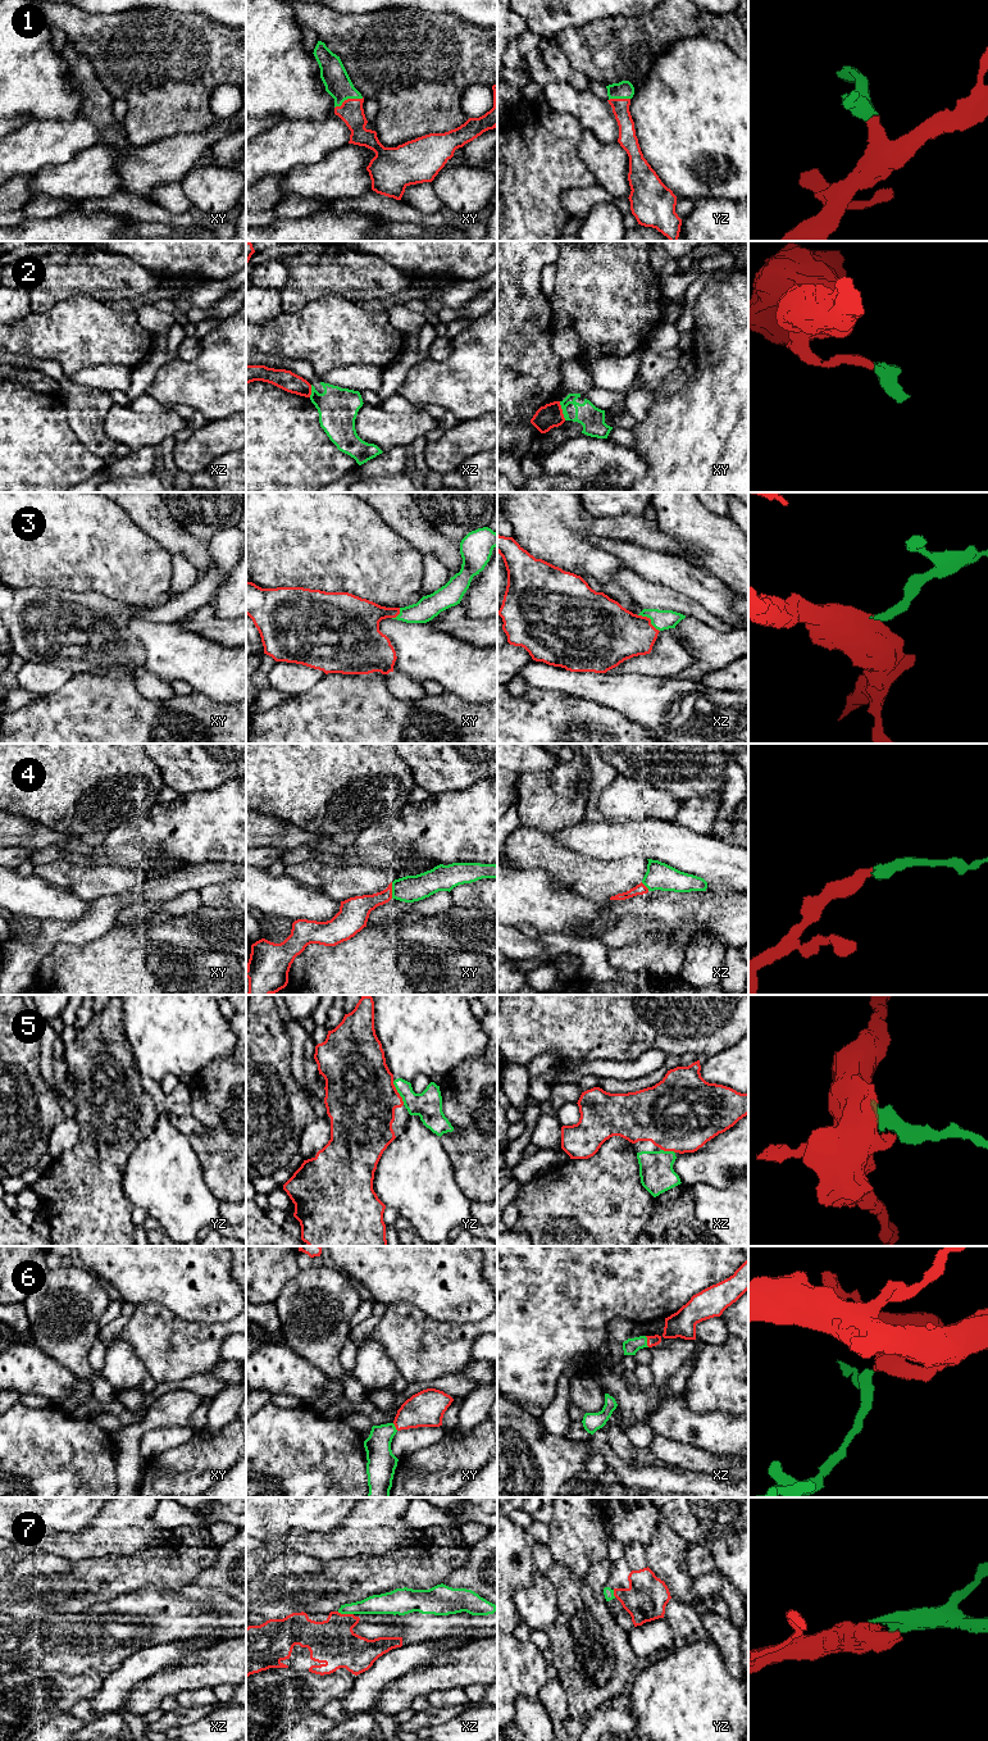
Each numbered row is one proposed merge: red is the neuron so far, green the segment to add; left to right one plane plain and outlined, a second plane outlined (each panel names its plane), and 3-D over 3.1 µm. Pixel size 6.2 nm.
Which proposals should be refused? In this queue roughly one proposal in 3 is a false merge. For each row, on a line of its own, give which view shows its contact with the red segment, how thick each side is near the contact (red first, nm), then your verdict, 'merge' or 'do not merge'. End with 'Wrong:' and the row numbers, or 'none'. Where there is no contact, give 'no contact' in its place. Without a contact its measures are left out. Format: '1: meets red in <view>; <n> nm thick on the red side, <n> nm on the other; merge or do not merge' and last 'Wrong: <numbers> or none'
1: meets red in xy; 150 nm thick on the red side, 160 nm on the other; merge
2: meets red in xy; 150 nm thick on the red side, 150 nm on the other; do not merge
3: meets red in xz; 360 nm thick on the red side, 130 nm on the other; merge
4: meets red in xy; 160 nm thick on the red side, 170 nm on the other; merge
5: meets red in yz; 440 nm thick on the red side, 180 nm on the other; merge
6: meets red in xz; 70 nm thick on the red side, 100 nm on the other; merge
7: meets red in xz; 280 nm thick on the red side, 130 nm on the other; merge
Wrong: 2

